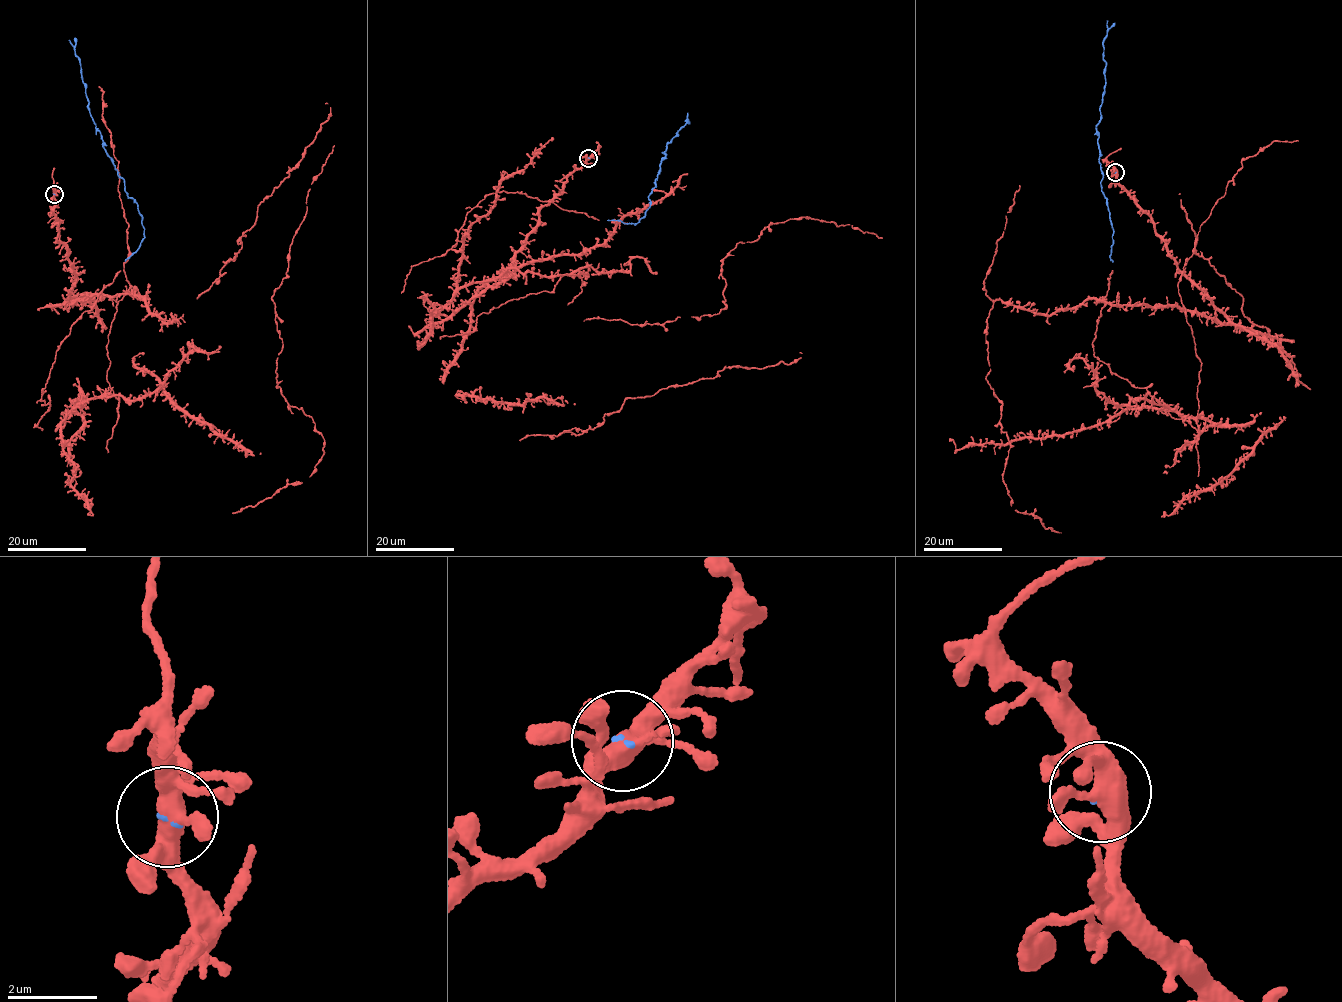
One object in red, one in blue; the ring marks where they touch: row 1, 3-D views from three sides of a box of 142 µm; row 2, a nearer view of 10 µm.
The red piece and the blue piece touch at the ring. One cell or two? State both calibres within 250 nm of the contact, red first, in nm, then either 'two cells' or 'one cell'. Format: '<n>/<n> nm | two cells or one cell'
400/60 nm | one cell

